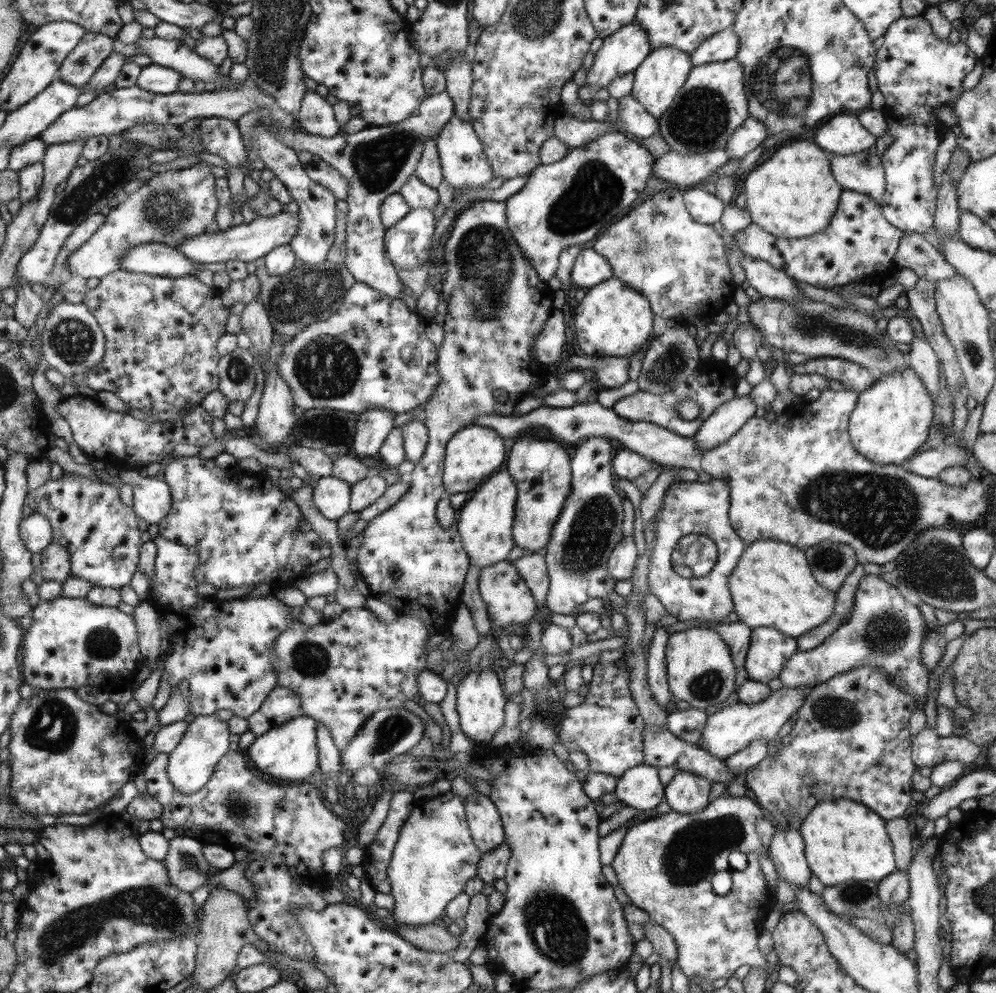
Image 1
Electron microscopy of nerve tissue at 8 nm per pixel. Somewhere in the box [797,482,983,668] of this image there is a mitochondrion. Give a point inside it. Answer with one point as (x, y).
(934, 569)

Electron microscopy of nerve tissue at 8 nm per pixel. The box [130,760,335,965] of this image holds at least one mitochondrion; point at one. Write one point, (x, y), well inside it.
(186, 860)

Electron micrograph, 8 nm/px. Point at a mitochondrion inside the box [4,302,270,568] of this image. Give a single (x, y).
(73, 340)

